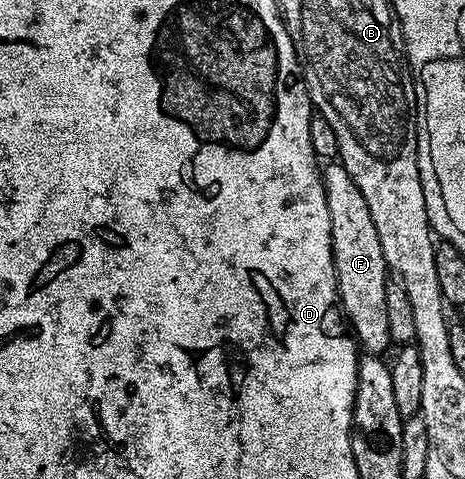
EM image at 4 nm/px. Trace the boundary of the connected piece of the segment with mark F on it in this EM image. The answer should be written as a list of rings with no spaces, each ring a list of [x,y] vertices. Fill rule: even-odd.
[[[341,163],[327,164],[322,169],[322,182],[332,227],[332,259],[336,267],[340,308],[361,352],[385,354],[385,349],[392,345],[384,303],[388,270],[384,247],[380,247],[380,235],[376,235],[376,223],[372,223],[372,211],[368,211],[360,187],[352,183],[352,175],[348,175]]]

